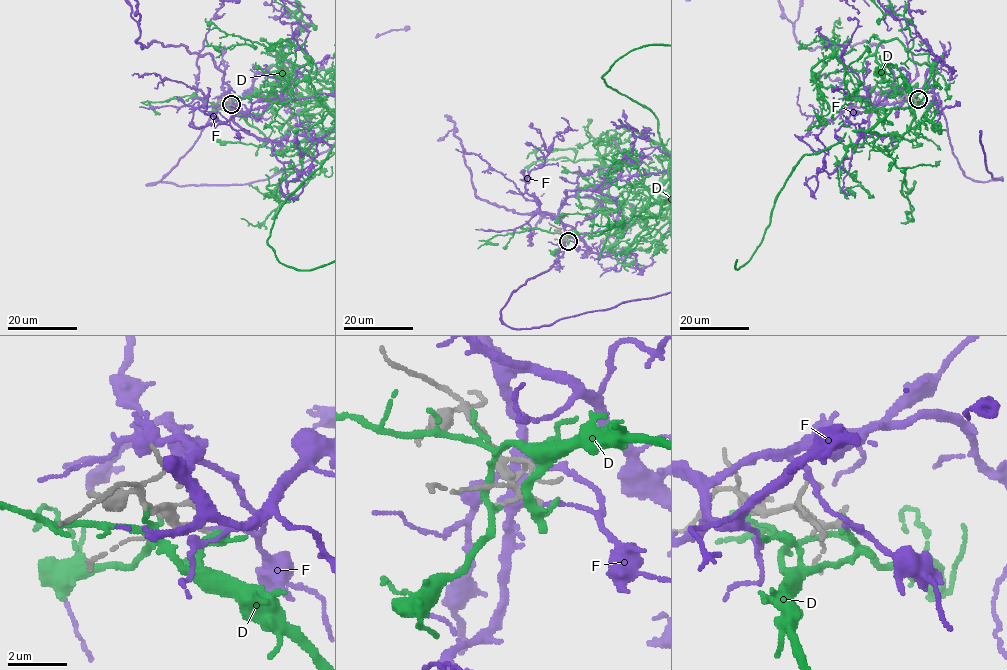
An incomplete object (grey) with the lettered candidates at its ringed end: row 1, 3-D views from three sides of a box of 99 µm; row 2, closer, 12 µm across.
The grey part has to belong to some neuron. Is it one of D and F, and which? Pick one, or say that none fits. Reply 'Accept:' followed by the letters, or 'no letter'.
Accept: no letter

